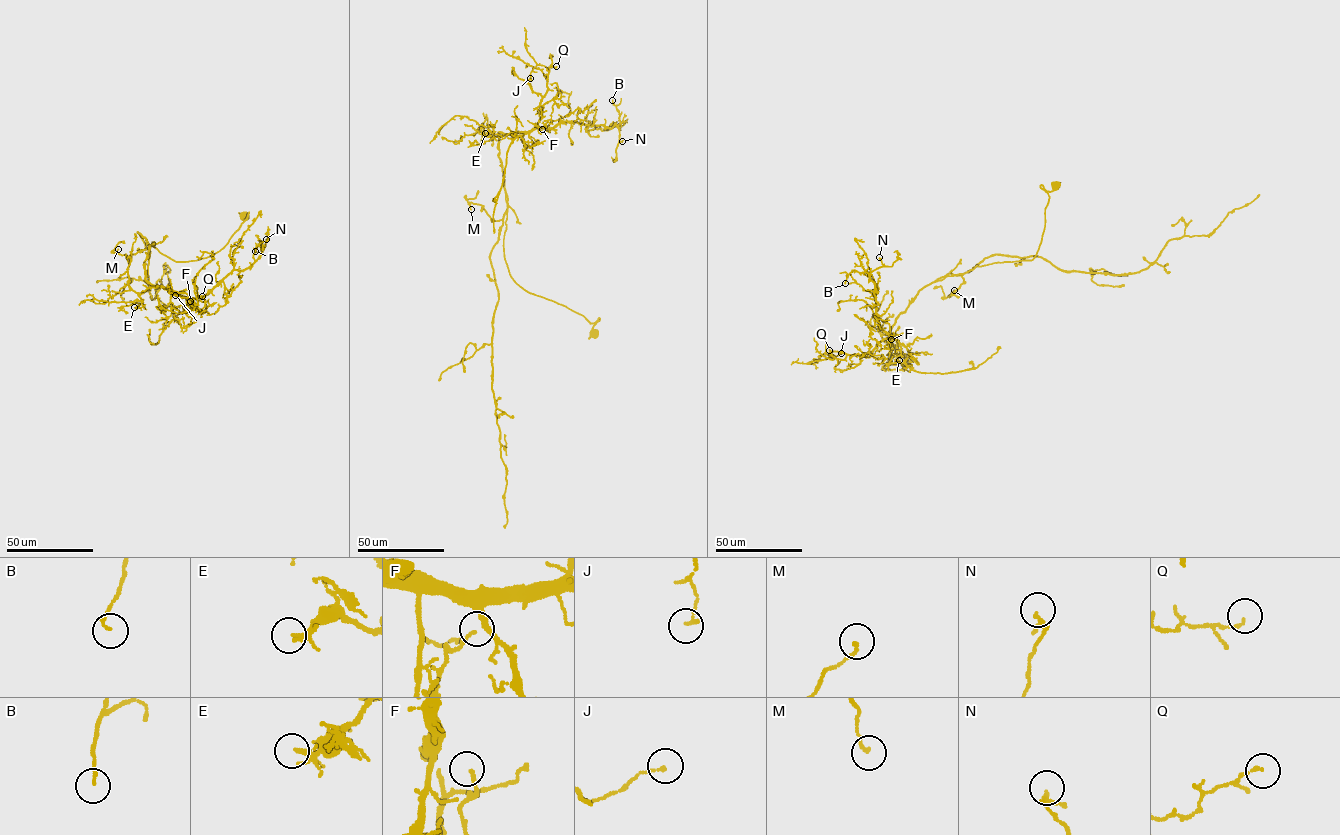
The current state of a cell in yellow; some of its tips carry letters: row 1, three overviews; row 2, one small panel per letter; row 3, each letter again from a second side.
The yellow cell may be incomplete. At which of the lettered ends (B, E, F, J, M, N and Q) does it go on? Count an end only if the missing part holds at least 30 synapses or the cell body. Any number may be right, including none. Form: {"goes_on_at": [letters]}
{"goes_on_at": ["E"]}

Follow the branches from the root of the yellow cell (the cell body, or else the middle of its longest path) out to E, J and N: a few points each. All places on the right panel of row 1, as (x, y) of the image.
E: (1055, 185), (1047, 192), (1044, 228), (1033, 259), (976, 265), (923, 287), (890, 332), (896, 340), (899, 360)
J: (1055, 185), (1047, 192), (1033, 259), (938, 278), (920, 290), (892, 336), (869, 356), (841, 353)
N: (1055, 185), (1047, 192), (1033, 259), (937, 279), (899, 315), (889, 338), (870, 278), (884, 266), (879, 257)

